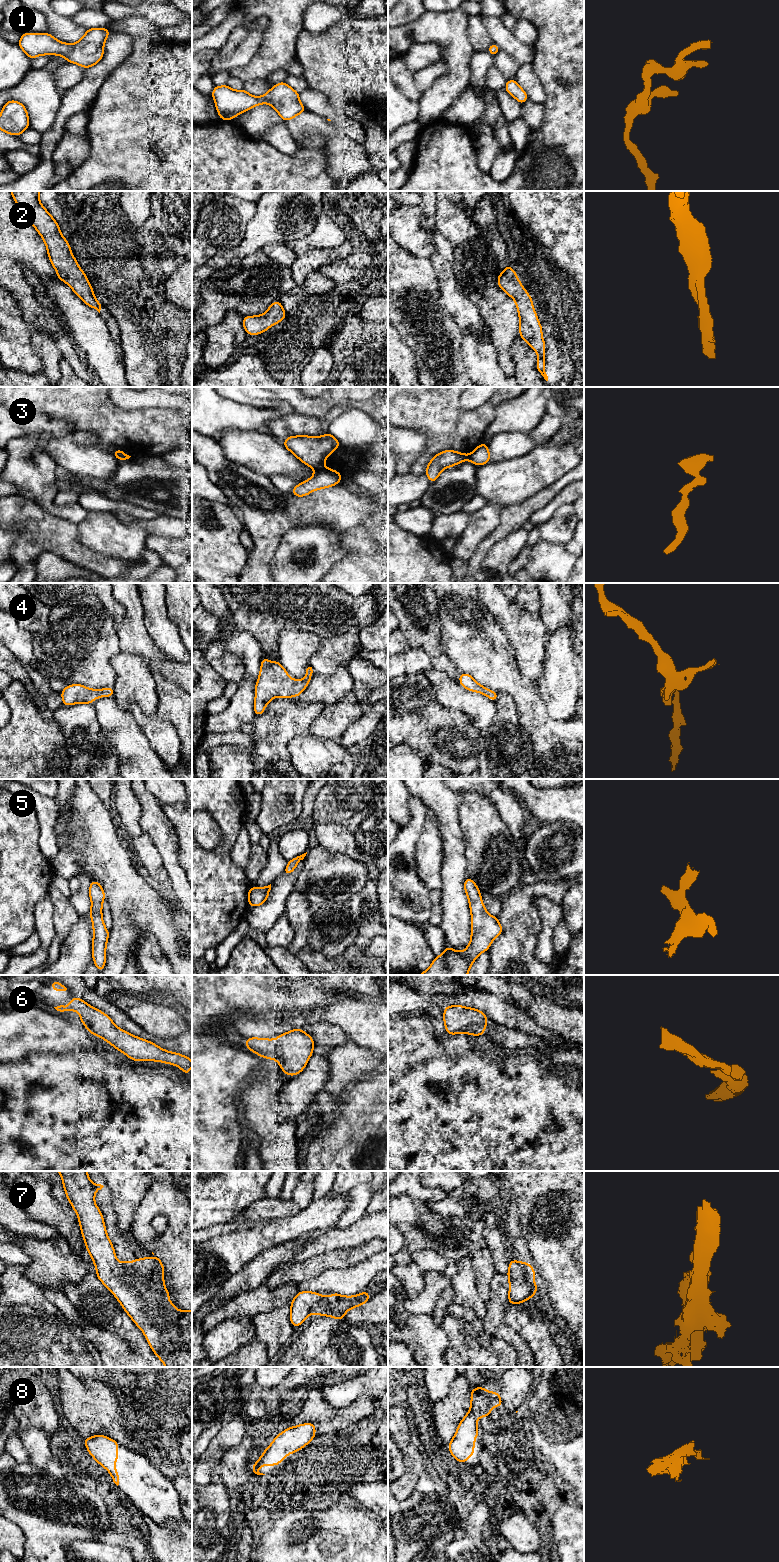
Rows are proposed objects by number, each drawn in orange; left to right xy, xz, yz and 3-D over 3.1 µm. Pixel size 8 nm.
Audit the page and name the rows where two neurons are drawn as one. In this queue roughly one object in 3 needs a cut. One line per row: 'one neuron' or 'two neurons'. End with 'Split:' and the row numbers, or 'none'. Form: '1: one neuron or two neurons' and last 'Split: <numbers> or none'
1: one neuron
2: one neuron
3: two neurons
4: one neuron
5: one neuron
6: one neuron
7: one neuron
8: one neuron
Split: 3

